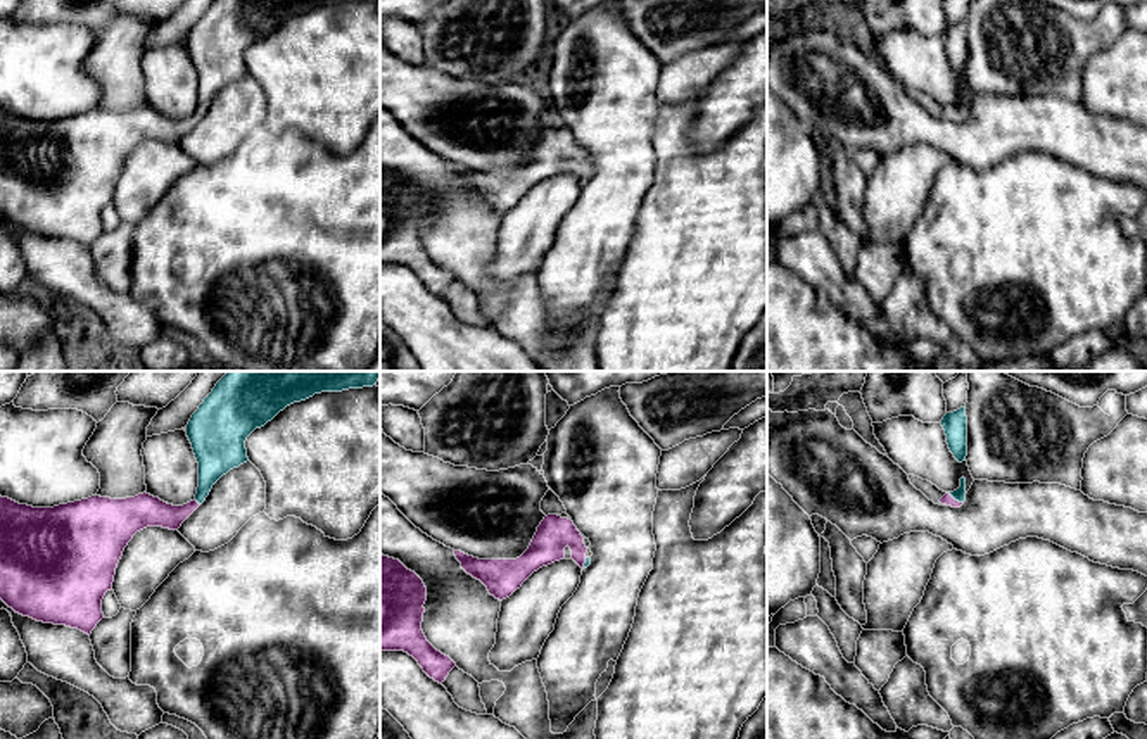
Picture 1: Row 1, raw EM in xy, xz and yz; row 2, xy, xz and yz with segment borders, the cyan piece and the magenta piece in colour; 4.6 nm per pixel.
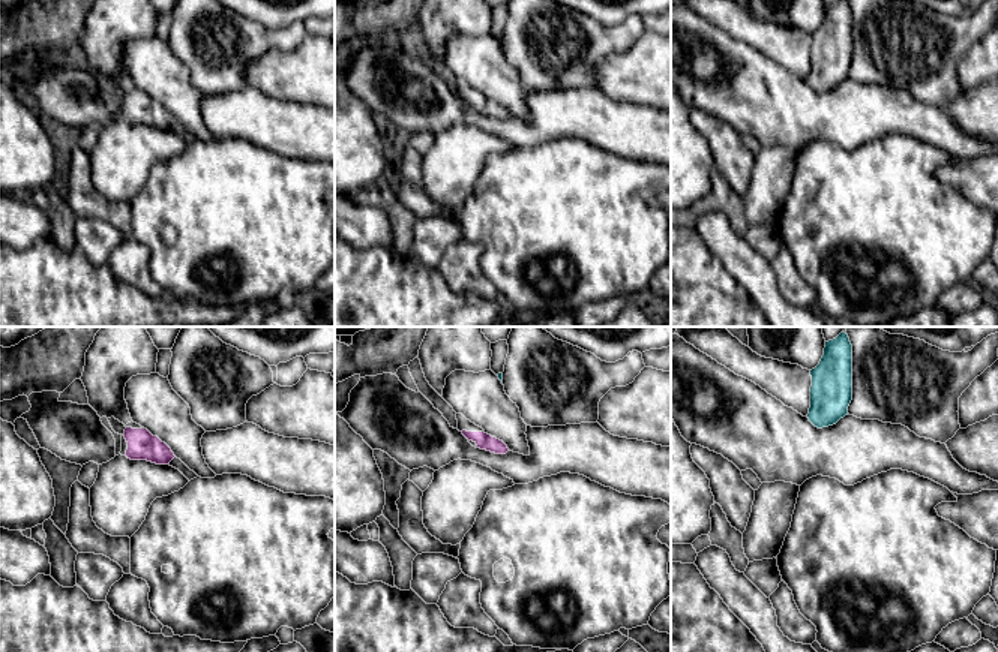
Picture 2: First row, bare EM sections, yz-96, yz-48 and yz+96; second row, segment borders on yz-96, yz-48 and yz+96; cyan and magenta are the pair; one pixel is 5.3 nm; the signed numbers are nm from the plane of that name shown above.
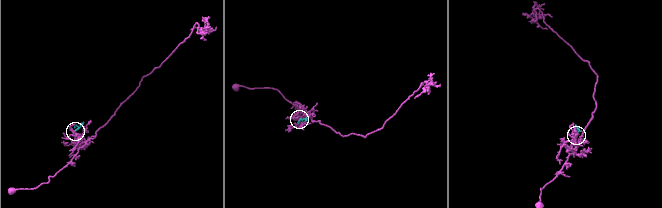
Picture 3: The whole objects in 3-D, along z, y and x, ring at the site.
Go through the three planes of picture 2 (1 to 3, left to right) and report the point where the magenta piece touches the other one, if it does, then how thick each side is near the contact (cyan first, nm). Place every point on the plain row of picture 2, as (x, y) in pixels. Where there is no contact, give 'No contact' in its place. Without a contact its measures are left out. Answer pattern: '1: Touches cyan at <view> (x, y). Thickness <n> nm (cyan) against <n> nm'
1: No contact
2: No contact
3: No contact

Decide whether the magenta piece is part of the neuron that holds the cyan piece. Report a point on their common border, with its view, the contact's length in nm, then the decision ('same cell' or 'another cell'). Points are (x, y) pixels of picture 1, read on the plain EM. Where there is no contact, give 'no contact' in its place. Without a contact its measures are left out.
contact yz (956, 113); length 90 nm; same cell

